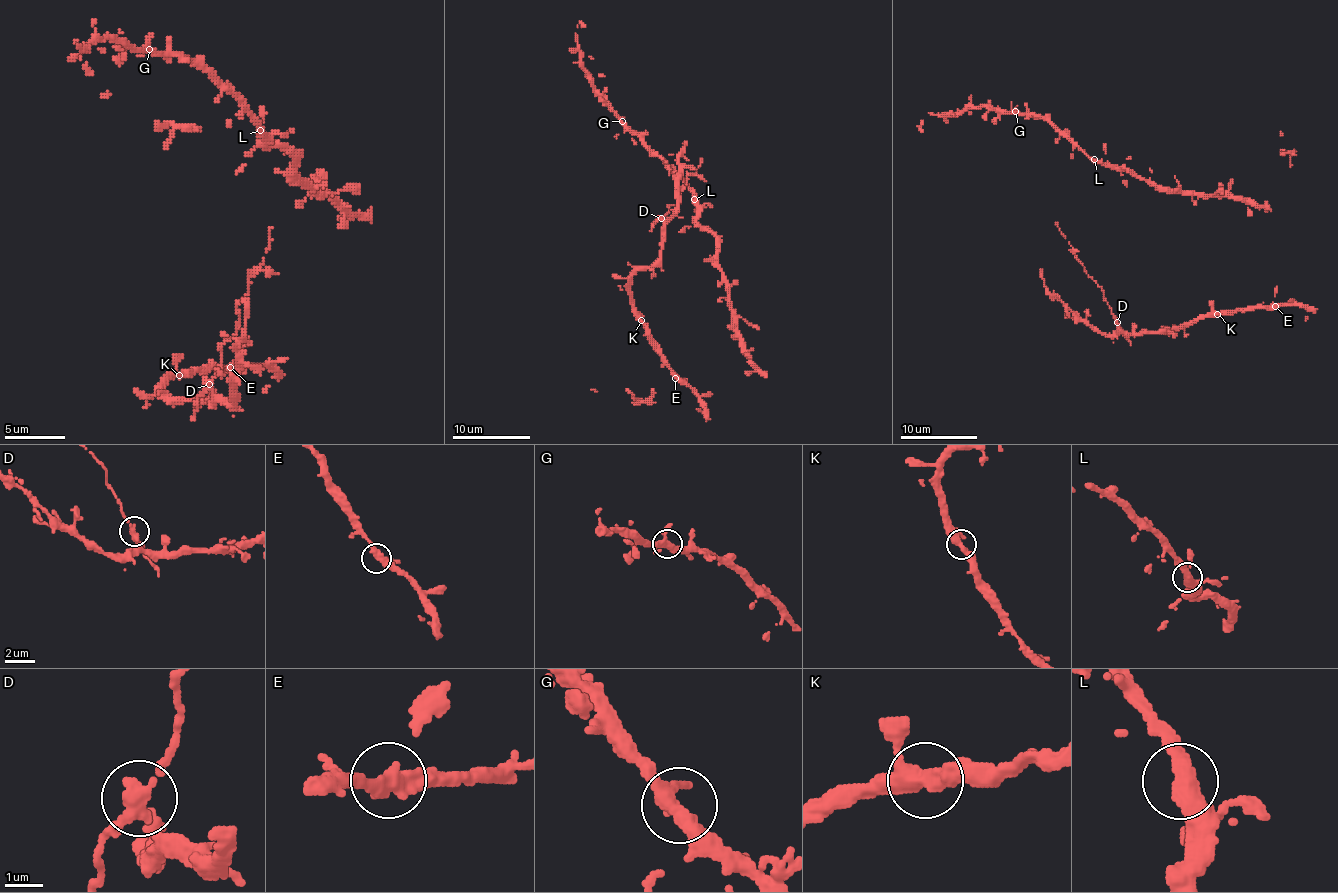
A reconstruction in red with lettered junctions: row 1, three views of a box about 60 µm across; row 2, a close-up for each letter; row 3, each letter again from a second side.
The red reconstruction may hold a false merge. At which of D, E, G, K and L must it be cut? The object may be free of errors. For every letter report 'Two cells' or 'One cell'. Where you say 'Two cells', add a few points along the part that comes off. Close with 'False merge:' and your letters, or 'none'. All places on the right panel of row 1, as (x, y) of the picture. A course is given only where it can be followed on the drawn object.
D: Two cells. Course of the part to remove: (1117, 322), (1102, 288), (1086, 273), (1055, 222)
E: One cell
G: One cell
K: One cell
L: One cell
False merge: D

